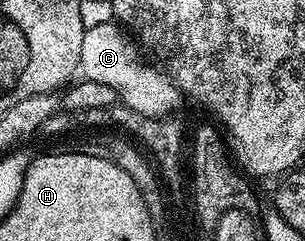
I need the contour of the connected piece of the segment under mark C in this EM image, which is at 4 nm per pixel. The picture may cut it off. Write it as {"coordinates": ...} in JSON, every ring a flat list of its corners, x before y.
{"coordinates":[[115,22,94,25,87,28,82,37,80,71,83,78,102,81,116,88,119,102,130,110,148,118,171,116,180,107,180,99,182,100,180,88,159,66,151,62,143,63,140,55,142,56,141,48,129,38,123,26]]}

